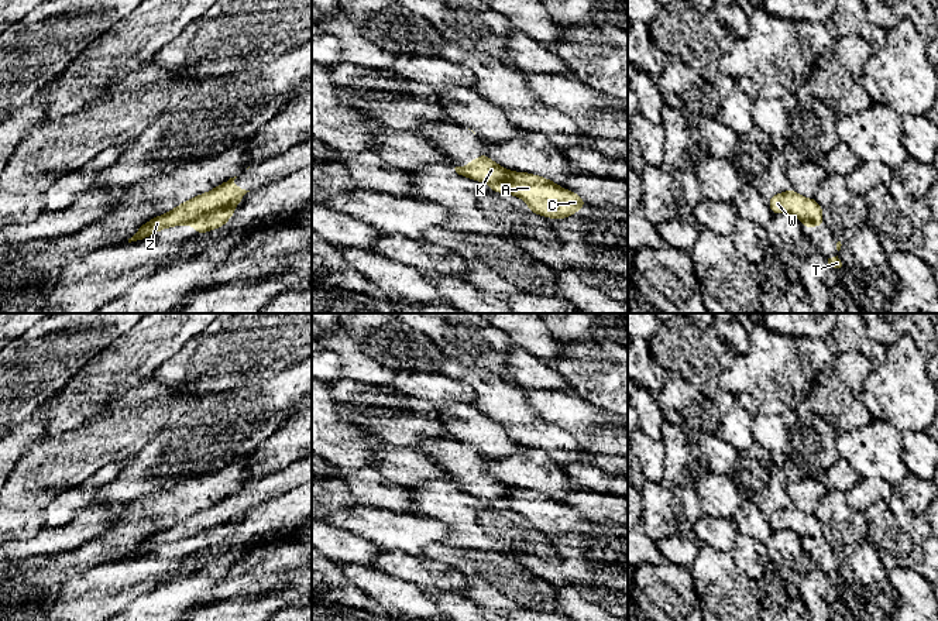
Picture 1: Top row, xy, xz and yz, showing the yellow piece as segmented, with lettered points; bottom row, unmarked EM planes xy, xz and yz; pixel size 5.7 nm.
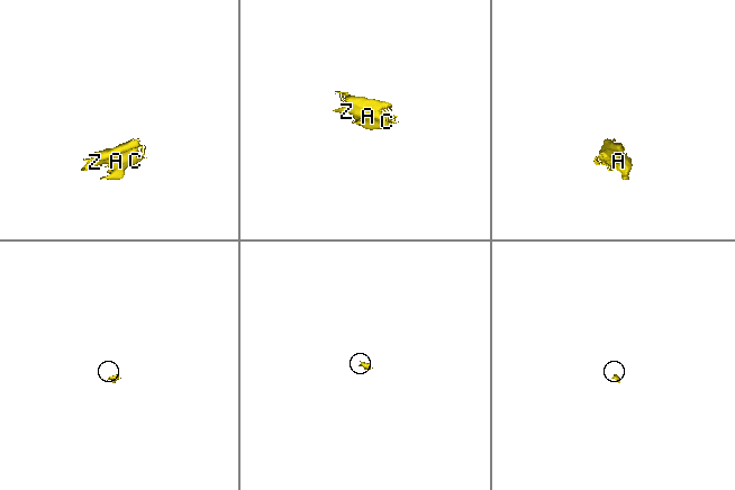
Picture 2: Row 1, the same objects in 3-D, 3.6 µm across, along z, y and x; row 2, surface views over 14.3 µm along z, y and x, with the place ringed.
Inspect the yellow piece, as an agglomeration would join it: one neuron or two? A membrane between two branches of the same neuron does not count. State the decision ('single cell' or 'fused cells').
fused cells

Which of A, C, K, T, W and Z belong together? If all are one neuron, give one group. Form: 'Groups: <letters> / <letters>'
Groups: A C T / K W Z

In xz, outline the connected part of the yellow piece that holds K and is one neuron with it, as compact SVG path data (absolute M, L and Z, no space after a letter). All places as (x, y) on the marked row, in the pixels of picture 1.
M485 151L468 165L456 167L454 169L464 178L485 182L497 193L508 193L508 175L513 172L489 159Z

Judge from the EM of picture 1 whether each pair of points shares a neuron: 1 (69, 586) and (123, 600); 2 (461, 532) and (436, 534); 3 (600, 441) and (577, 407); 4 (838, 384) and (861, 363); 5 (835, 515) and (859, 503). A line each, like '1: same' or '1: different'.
1: same
2: different
3: same
4: same
5: different

